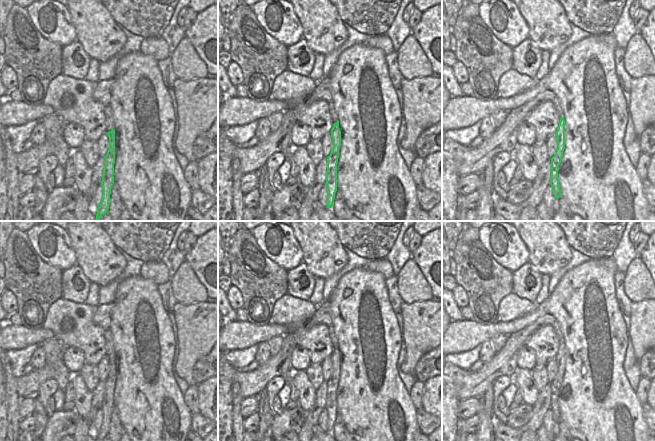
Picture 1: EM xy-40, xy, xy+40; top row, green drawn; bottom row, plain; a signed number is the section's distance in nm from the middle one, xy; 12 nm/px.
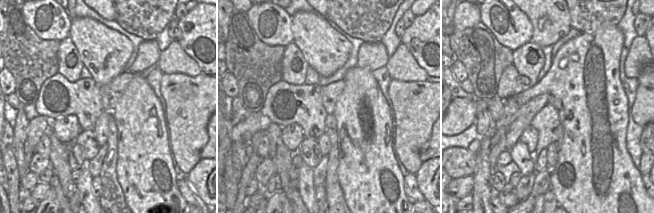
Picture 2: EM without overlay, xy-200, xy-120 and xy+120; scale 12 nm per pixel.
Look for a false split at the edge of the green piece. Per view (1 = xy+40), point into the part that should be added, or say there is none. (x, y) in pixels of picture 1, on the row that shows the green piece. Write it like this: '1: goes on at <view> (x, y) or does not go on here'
1: does not go on here

